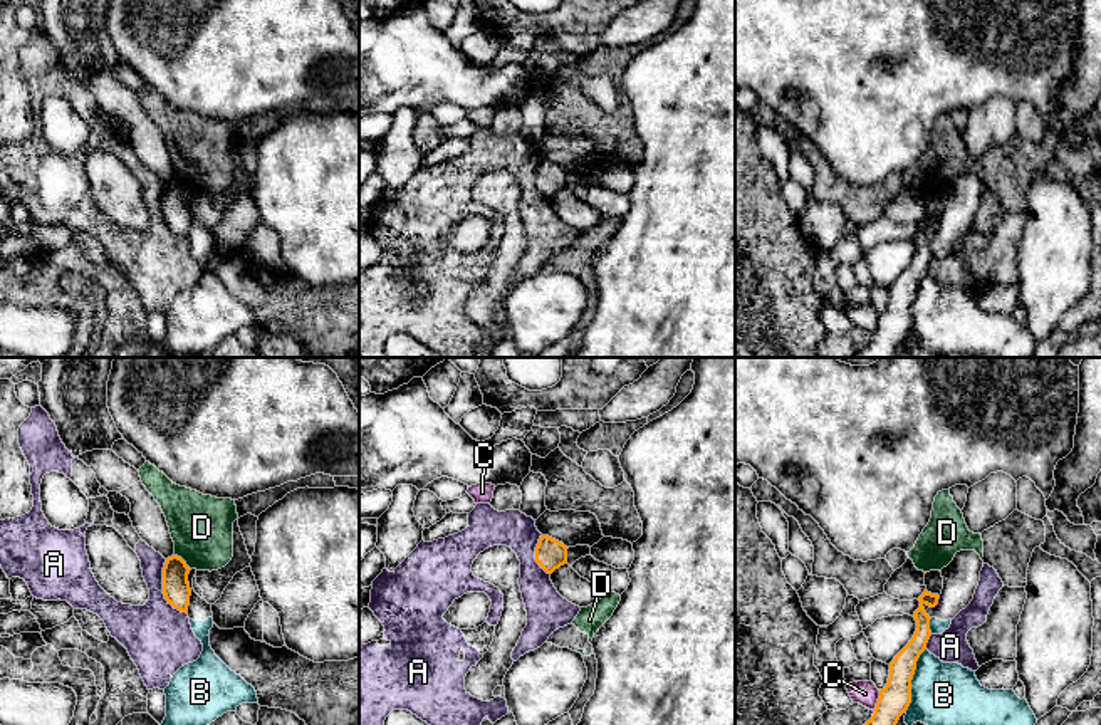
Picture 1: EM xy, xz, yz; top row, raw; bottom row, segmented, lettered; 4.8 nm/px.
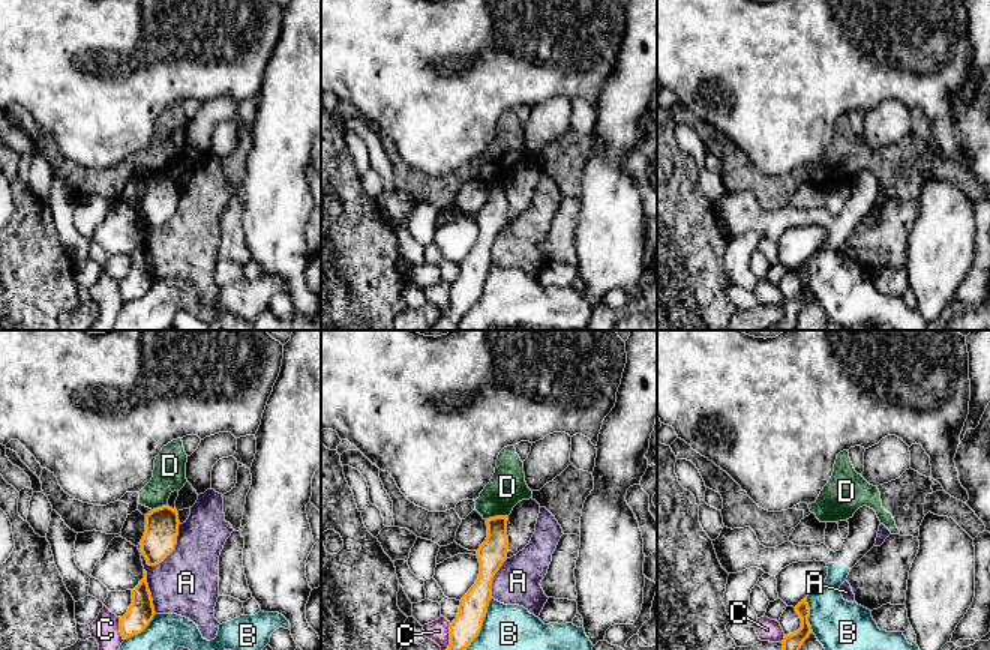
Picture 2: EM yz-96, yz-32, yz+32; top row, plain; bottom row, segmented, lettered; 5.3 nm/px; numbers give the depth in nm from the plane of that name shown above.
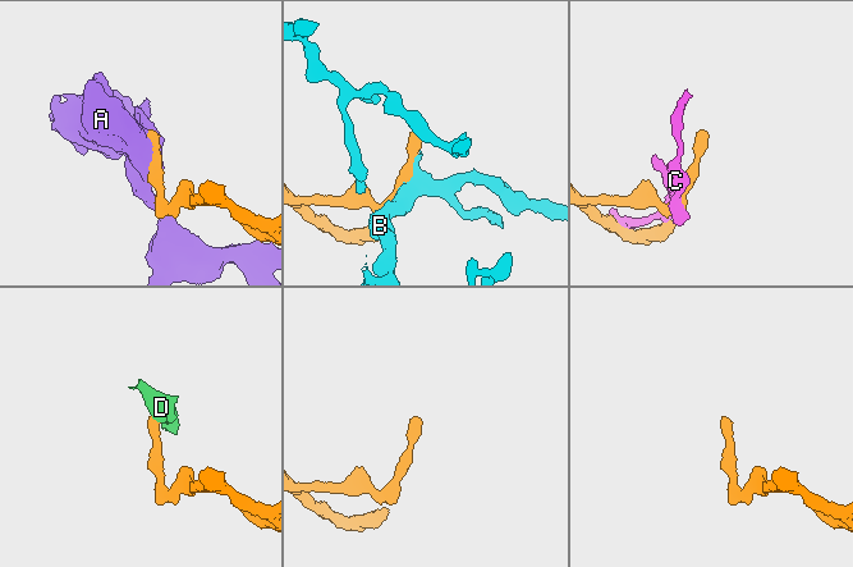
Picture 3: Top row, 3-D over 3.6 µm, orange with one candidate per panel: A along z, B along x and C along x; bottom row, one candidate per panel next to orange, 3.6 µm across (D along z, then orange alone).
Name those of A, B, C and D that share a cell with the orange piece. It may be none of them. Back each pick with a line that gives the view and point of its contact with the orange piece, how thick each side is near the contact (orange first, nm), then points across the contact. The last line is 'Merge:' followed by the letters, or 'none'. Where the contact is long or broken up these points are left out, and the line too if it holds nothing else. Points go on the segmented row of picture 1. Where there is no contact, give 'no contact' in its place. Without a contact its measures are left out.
Merge: none

